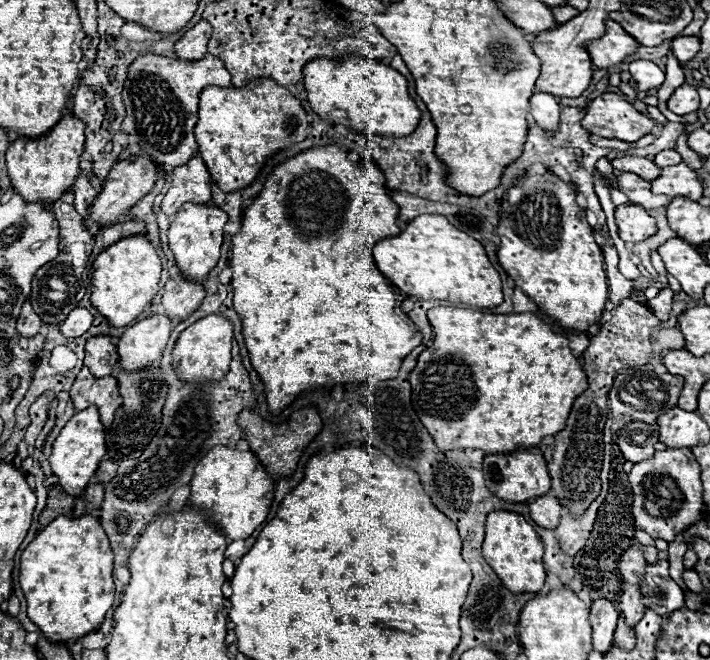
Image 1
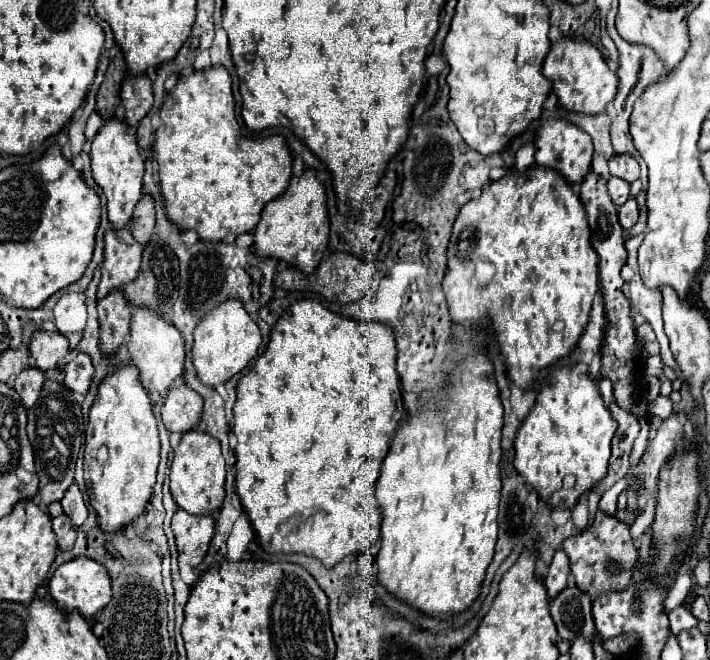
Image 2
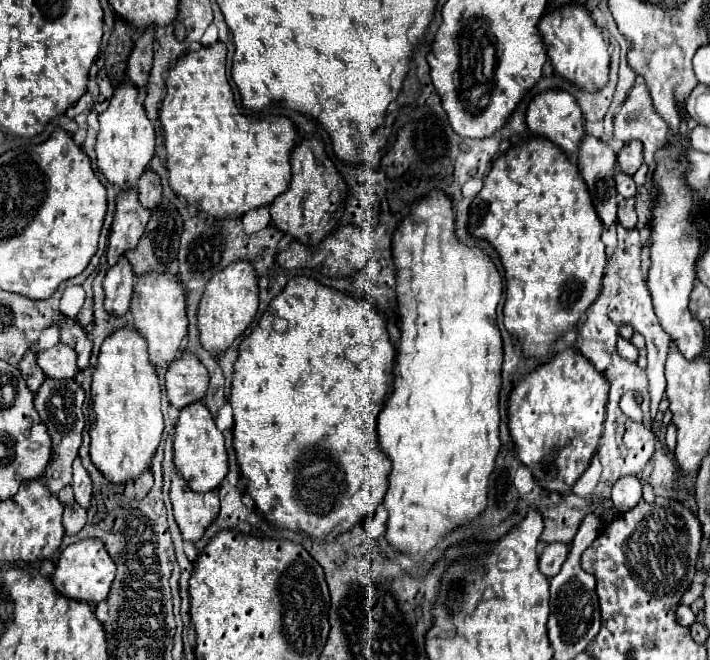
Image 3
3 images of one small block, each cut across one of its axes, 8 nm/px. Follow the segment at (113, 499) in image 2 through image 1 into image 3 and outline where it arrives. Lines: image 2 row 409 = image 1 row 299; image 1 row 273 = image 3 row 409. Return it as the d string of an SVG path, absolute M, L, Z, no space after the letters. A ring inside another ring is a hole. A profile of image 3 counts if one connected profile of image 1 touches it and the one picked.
M118 328L104 340L92 376L92 406L96 416L90 428L90 458L108 480L124 484L138 478L150 466L164 430L160 400L160 382L150 362L146 340L136 328Z

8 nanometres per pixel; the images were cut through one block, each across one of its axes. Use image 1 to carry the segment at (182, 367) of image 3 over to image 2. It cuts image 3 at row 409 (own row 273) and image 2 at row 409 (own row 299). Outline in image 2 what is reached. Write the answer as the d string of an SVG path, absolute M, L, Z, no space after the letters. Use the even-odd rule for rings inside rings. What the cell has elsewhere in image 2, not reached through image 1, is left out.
M178 378L164 398L162 422L170 432L186 432L198 426L202 416L202 396Z

